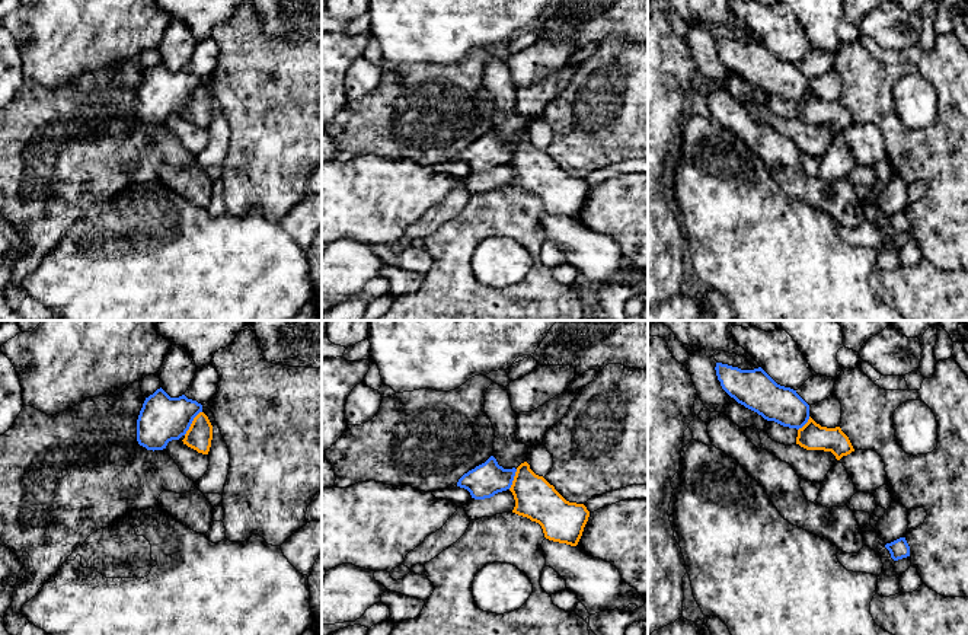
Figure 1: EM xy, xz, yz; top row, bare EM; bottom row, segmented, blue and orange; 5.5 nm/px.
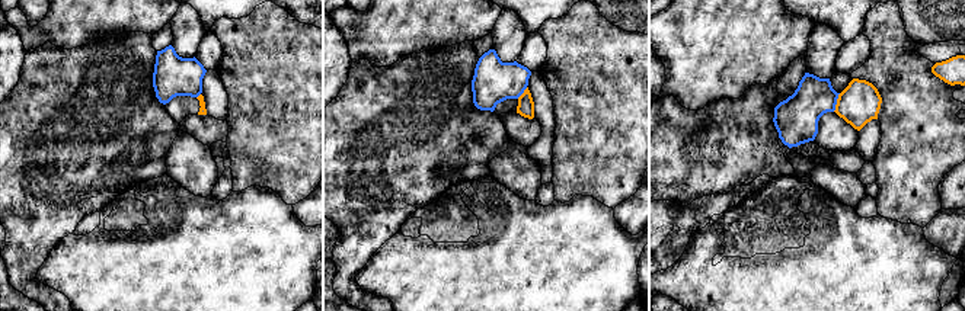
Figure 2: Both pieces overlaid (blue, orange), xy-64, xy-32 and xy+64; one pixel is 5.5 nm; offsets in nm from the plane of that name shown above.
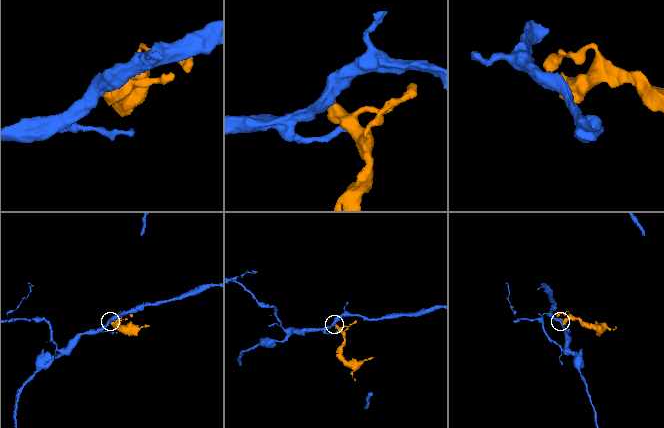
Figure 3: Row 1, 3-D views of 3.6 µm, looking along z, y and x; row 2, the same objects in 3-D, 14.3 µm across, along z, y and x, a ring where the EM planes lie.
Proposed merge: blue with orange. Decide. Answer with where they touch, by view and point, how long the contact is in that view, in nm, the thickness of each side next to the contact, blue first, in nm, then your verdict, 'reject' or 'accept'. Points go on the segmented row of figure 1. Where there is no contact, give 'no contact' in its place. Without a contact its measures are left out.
xy (191, 423) | 170 nm | 260/140 nm | reject

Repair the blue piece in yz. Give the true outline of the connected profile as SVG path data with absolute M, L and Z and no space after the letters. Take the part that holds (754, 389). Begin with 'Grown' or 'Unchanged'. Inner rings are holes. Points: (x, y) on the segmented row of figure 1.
Unchanged. M716 363L715 370L722 389L764 419L796 430L808 422L809 405L796 390L777 384L761 367L741 370Z

